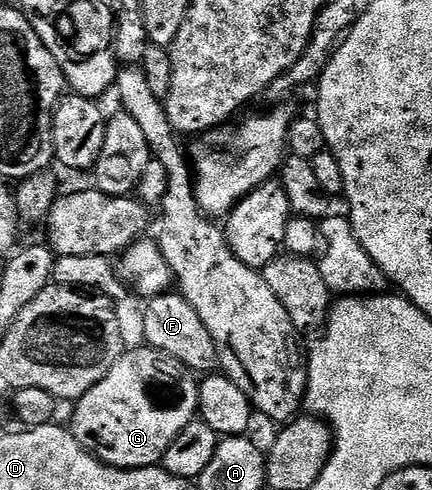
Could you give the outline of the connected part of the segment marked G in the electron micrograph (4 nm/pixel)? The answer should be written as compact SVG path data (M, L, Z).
M140 345L134 351L126 350L120 357L119 361L115 361L115 365L111 365L111 369L107 373L107 377L103 377L103 381L99 381L91 389L87 389L87 393L83 398L76 400L73 411L73 423L71 422L71 430L73 436L76 437L86 449L97 456L102 463L109 463L112 467L155 467L164 460L167 453L167 445L171 445L171 441L175 441L175 437L179 437L179 433L189 423L193 422L198 414L198 403L200 401L200 389L198 387L199 379L194 372L190 371L187 365L183 365L175 357L171 357L162 351L156 351L155 348L148 345Z

